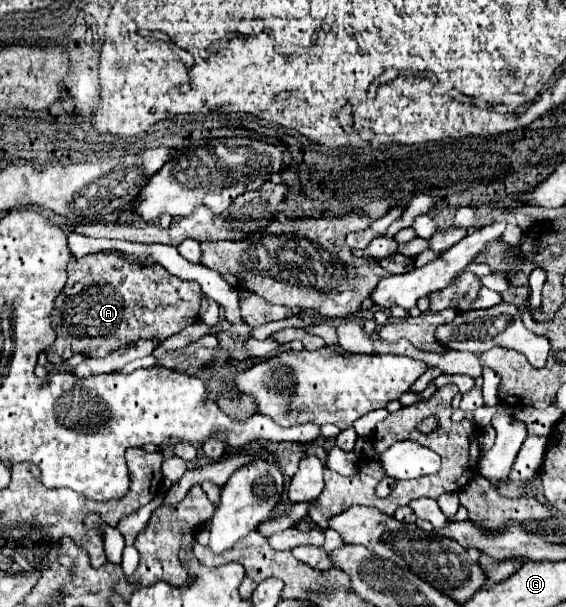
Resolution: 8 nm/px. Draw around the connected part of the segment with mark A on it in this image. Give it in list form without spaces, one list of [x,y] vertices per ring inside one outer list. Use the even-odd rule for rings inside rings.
[[[90,253],[84,257],[70,257],[68,281],[62,293],[56,297],[56,307],[52,311],[52,329],[56,331],[56,341],[48,347],[46,355],[54,361],[68,361],[74,353],[90,353],[92,357],[106,357],[110,351],[134,343],[142,337],[166,337],[182,331],[188,323],[198,321],[200,307],[200,285],[194,281],[184,281],[170,275],[158,263],[128,263],[116,253]]]

